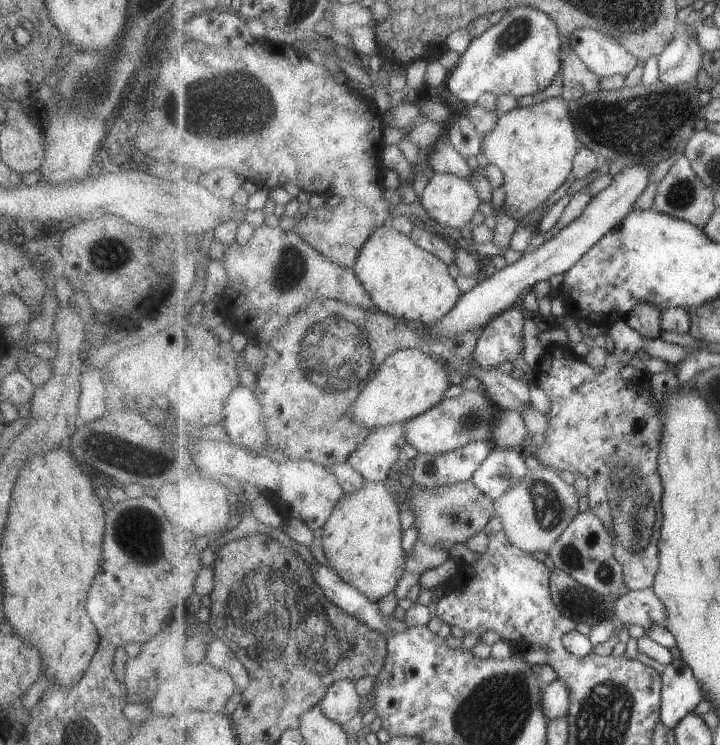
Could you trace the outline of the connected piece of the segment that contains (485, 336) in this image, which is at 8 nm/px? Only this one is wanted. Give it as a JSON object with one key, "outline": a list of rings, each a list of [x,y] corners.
{"outline":[[[520,305],[508,308],[483,328],[474,350],[474,361],[478,365],[484,369],[497,369],[501,368],[505,361],[515,362],[517,355],[522,354],[523,348],[525,348],[525,342],[523,342],[525,314],[521,312],[521,309]]]}

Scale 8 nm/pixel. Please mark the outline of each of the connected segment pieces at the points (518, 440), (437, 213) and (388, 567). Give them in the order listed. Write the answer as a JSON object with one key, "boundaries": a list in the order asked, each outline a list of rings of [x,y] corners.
{"boundaries":[[[[501,411],[494,422],[494,445],[522,449],[530,436],[525,420],[518,411]]],[[[434,172],[420,197],[427,215],[444,227],[465,228],[479,210],[481,199],[469,178]]],[[[367,481],[355,491],[345,491],[335,505],[329,520],[323,526],[322,539],[328,564],[335,569],[342,580],[358,588],[372,601],[377,601],[393,592],[405,574],[408,554],[403,548],[404,530],[397,505],[397,494],[389,481]]]]}

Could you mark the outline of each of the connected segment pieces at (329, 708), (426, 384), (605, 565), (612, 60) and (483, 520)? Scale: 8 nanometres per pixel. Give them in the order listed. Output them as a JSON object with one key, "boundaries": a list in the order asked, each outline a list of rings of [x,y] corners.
{"boundaries":[[[[341,679],[330,686],[320,705],[330,719],[344,726],[359,712],[361,699],[355,688],[355,680]]],[[[403,349],[394,352],[387,357],[379,372],[370,380],[365,392],[359,395],[356,411],[354,412],[354,420],[373,428],[411,420],[440,405],[444,401],[443,398],[445,398],[447,390],[451,388],[451,384],[450,369],[441,359],[437,359],[433,355],[419,349]]],[[[593,509],[579,513],[548,552],[555,566],[603,596],[620,598],[627,591],[624,566],[614,555],[613,537]]],[[[581,27],[570,34],[570,42],[581,60],[600,77],[631,74],[638,58],[604,32]]],[[[472,481],[449,485],[435,490],[422,489],[413,484],[406,496],[415,516],[415,523],[420,530],[420,539],[440,551],[448,551],[455,542],[465,543],[471,535],[485,530],[496,514],[494,500],[476,487]]]]}

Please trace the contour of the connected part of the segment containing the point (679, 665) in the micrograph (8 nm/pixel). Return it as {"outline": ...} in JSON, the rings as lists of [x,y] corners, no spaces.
{"outline":[[[682,658],[666,665],[662,674],[662,720],[674,729],[704,700],[704,690],[694,670]]]}

